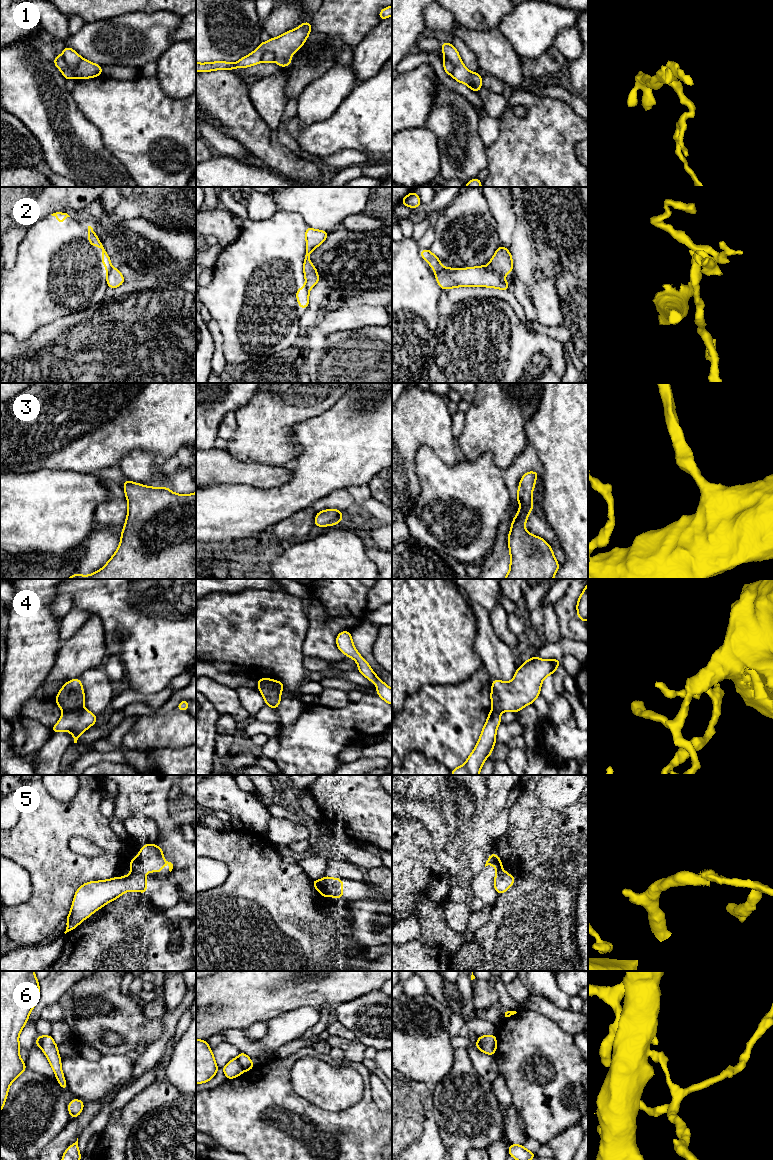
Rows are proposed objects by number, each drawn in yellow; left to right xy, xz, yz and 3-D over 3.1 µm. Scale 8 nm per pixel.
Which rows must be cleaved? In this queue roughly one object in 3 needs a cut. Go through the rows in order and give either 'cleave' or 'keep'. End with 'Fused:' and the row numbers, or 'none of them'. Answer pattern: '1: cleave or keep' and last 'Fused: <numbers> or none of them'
1: cleave
2: cleave
3: keep
4: cleave
5: cleave
6: cleave
Fused: 1, 2, 4, 5, 6

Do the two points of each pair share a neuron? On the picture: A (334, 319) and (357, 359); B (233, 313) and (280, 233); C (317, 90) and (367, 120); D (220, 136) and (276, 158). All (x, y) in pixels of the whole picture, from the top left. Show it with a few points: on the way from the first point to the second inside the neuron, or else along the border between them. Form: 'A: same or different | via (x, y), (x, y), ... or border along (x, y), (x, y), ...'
A: different | border along (361, 328), (351, 331)
B: same | via (241, 293), (244, 279), (251, 268), (266, 253)
C: different | border along (355, 86), (338, 108), (323, 120)
D: different | border along (223, 131), (243, 145)

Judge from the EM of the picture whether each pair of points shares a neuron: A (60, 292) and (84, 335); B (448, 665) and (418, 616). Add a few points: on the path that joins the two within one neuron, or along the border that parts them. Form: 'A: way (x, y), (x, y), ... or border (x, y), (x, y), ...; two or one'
A: border (94, 304), (50, 322); two
B: way (441, 653), (418, 628); one

